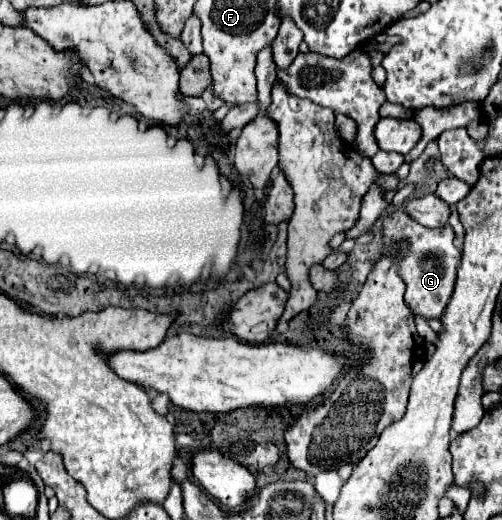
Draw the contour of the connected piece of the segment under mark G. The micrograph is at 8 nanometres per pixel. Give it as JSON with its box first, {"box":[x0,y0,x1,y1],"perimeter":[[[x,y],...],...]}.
{"box":[385,210,461,320],"perimeter":[[[405,210],[395,212],[393,216],[385,218],[385,246],[397,240],[407,238],[411,242],[411,252],[403,258],[401,264],[401,276],[407,284],[405,290],[405,304],[411,308],[413,314],[419,314],[427,320],[441,318],[443,310],[451,298],[453,286],[455,286],[455,274],[461,260],[461,252],[453,246],[453,230],[451,226],[445,228],[425,228],[411,220],[411,216],[405,214]]]}

